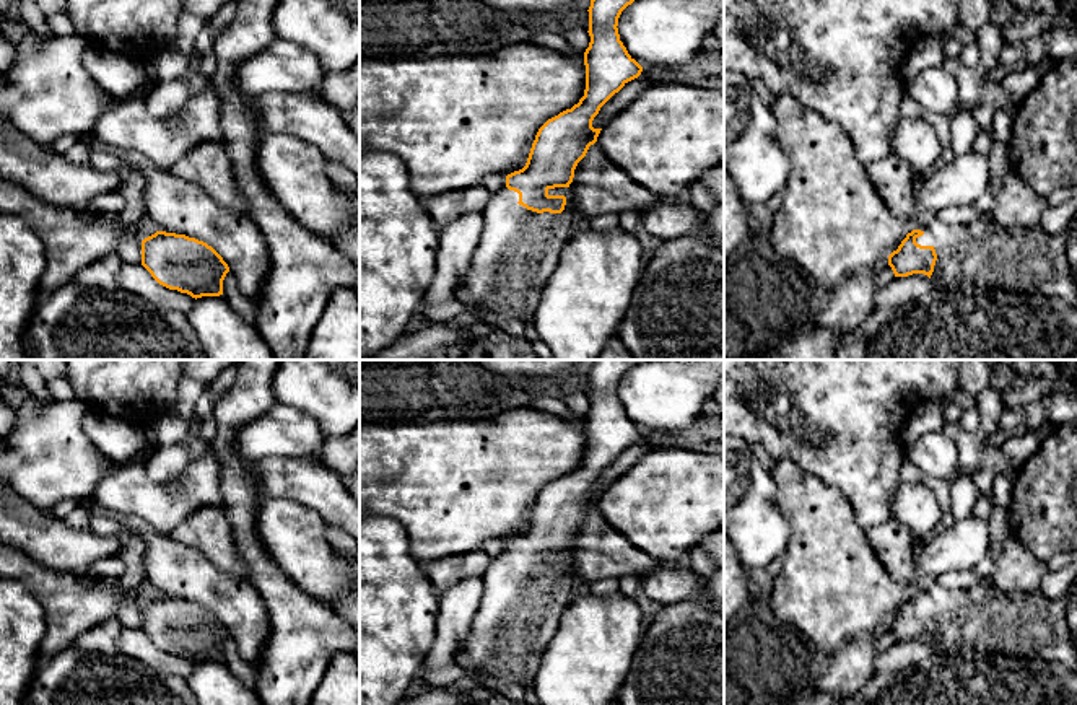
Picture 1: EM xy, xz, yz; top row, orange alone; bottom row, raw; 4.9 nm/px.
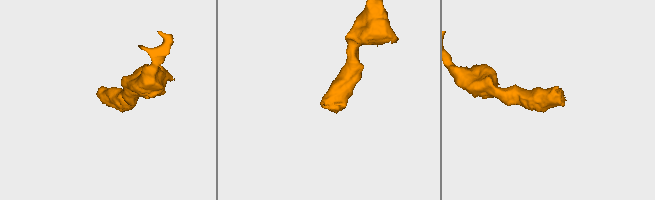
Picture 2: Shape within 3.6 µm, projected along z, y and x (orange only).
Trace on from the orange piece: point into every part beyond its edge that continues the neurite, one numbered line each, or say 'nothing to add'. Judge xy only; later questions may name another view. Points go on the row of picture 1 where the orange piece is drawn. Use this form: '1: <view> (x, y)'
nothing to add

